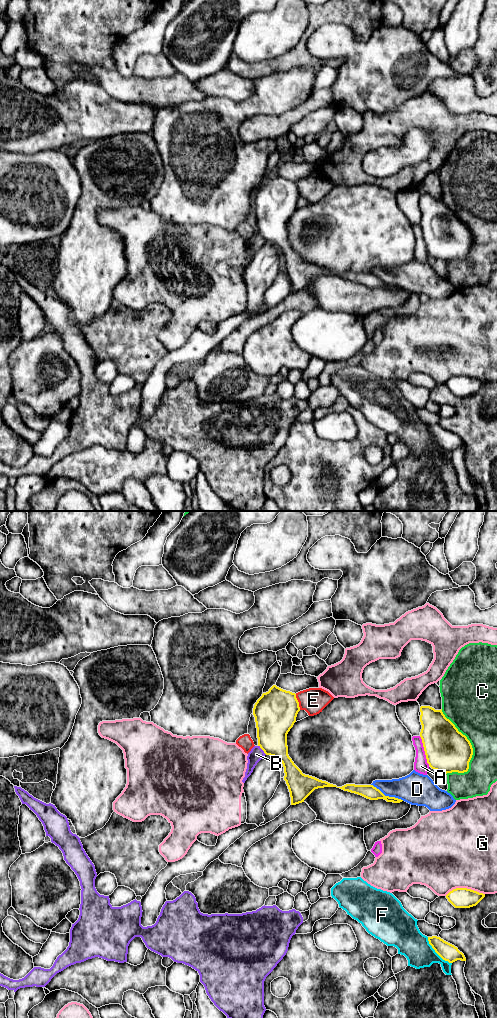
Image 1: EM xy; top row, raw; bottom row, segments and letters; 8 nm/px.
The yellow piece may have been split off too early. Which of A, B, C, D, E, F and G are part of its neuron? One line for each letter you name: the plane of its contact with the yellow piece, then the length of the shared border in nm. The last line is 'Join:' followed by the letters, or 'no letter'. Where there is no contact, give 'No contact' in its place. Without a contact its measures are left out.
Join: no letter

